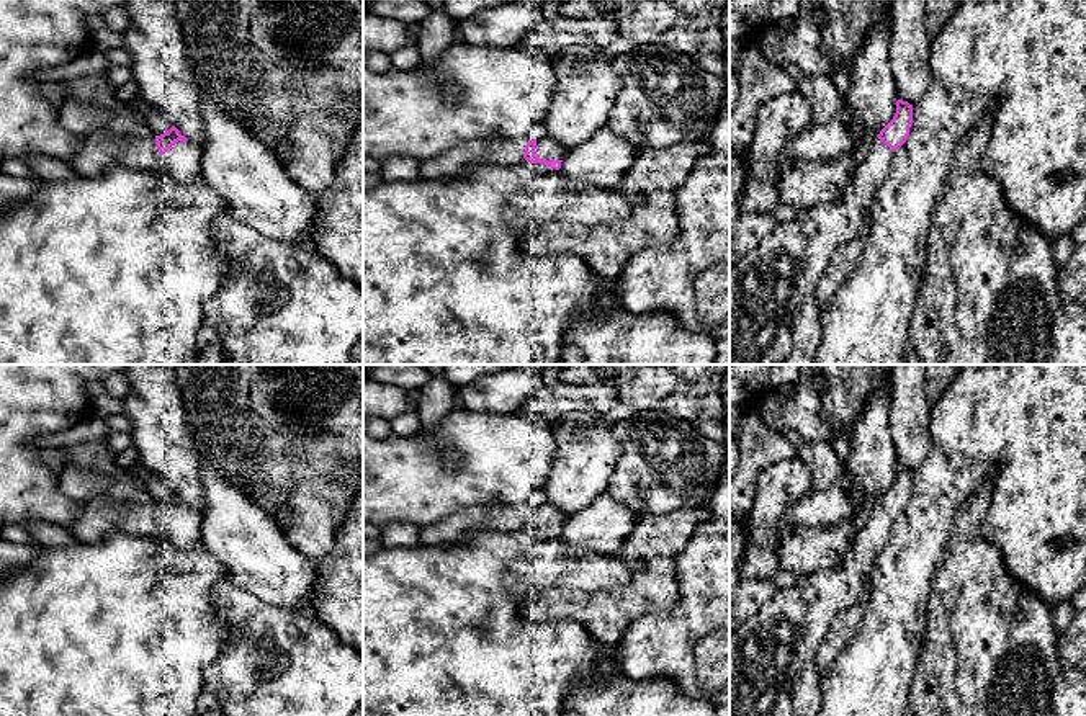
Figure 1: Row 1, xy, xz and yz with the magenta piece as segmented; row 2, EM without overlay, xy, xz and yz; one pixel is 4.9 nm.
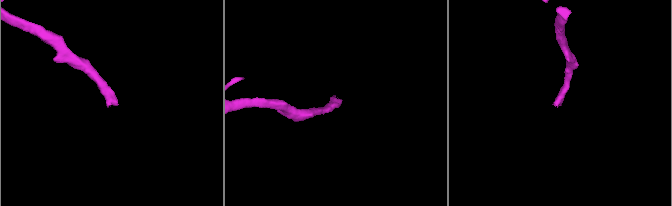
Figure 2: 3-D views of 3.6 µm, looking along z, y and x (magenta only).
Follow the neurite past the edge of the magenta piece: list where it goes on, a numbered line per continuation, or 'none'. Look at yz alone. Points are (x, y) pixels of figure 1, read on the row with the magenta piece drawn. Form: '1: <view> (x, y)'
1: yz (767, 285)

